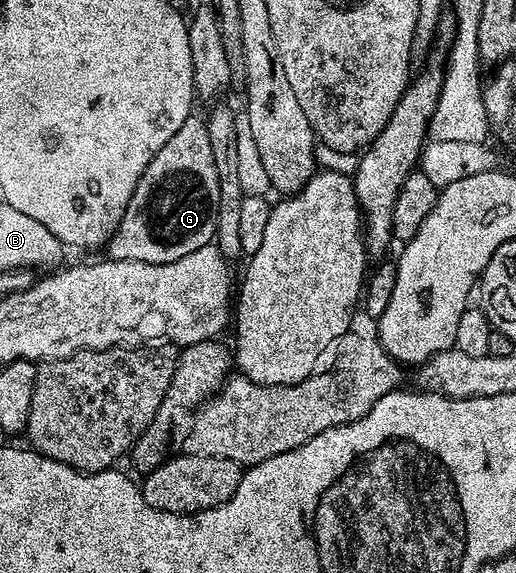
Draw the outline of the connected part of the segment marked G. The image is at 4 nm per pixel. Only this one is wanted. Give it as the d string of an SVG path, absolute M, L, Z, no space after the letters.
M188 115L178 133L146 165L119 227L106 244L107 258L162 265L178 261L178 257L186 257L186 253L194 253L194 249L215 240L218 169L214 169L208 124L198 115Z

